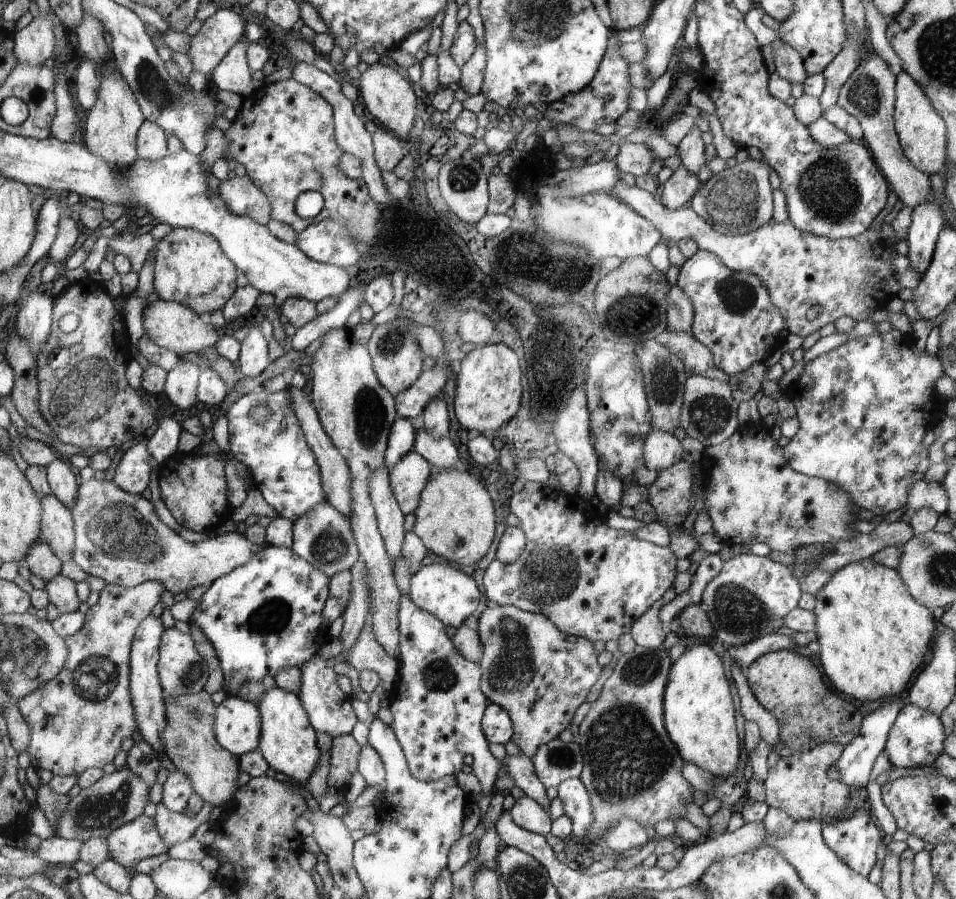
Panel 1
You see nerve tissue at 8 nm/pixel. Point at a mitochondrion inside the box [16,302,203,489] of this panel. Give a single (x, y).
(77, 400)

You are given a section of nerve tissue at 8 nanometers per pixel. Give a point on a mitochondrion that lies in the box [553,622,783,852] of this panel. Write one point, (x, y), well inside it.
(626, 756)

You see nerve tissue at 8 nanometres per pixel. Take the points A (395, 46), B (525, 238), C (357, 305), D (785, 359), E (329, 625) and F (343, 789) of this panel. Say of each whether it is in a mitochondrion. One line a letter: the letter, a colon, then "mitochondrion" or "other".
A: other
B: mitochondrion
C: other
D: other
E: other
F: other

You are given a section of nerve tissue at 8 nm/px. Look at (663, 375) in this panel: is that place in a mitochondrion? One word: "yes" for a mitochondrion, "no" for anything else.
yes

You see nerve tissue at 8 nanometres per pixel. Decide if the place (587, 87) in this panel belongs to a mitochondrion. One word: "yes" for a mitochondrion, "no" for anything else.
no

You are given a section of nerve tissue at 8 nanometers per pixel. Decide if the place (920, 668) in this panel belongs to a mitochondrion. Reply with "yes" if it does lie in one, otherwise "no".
no

